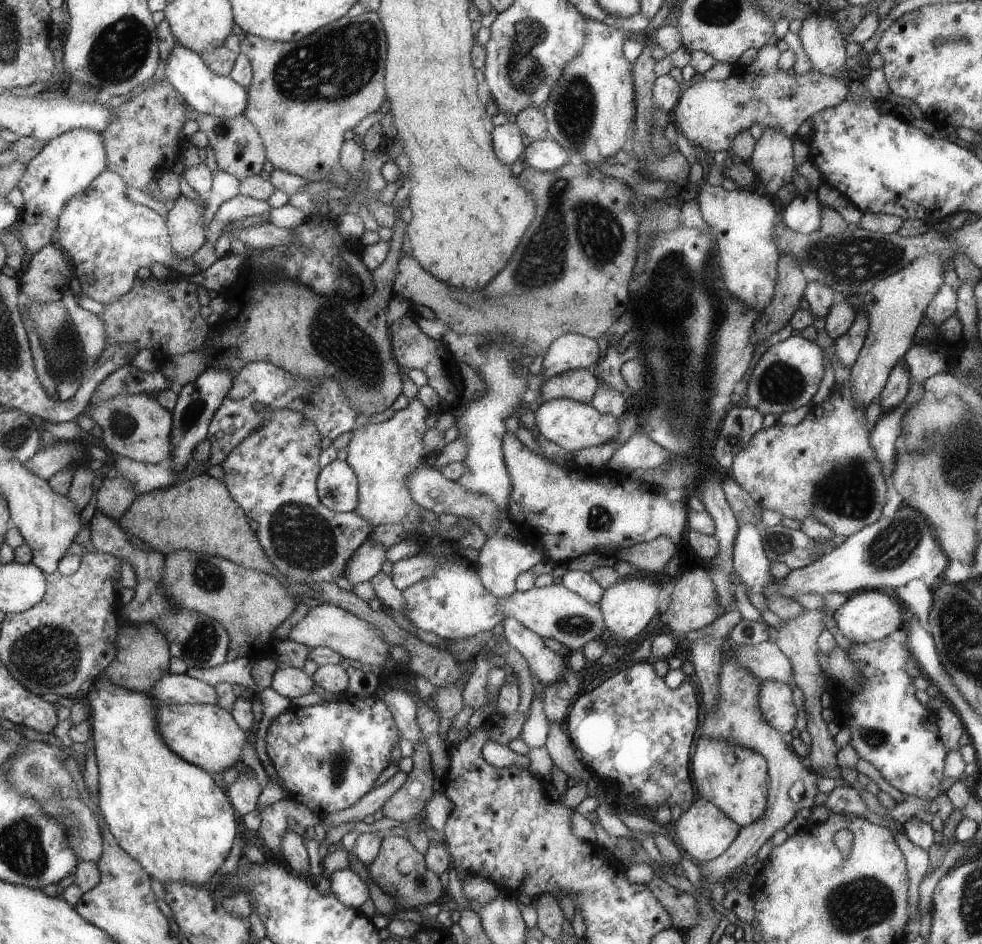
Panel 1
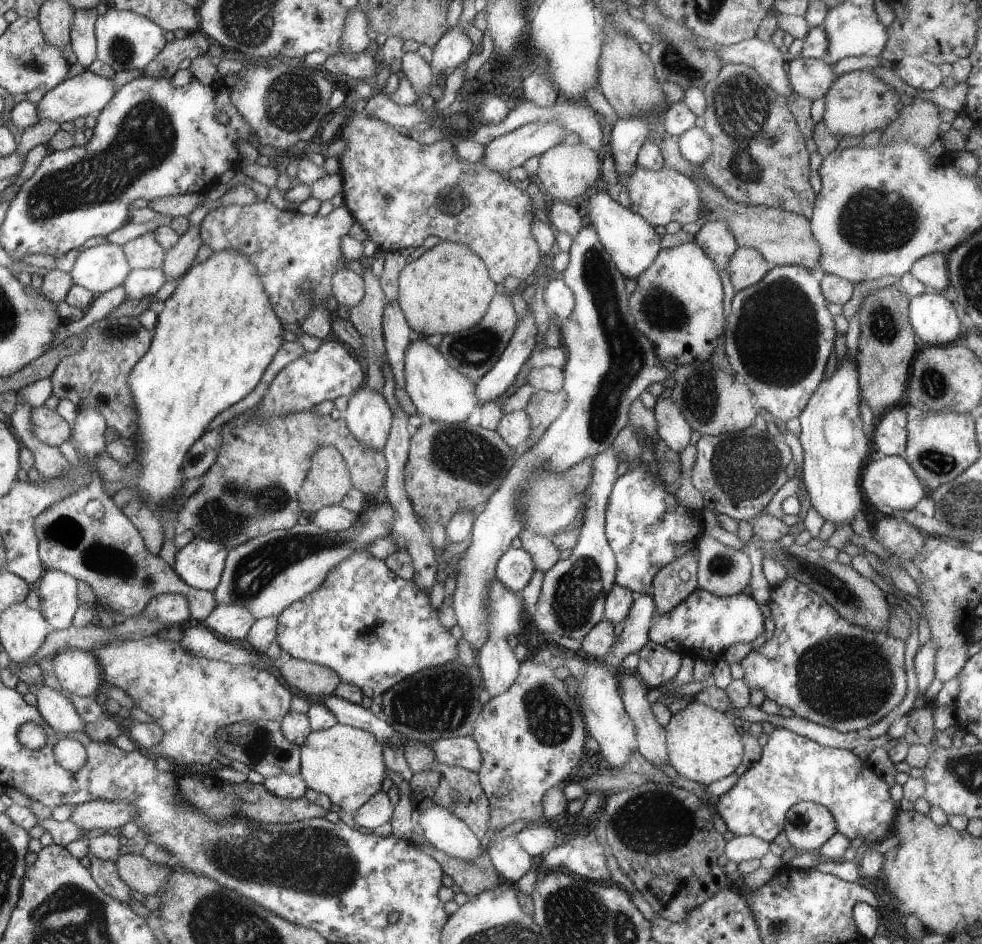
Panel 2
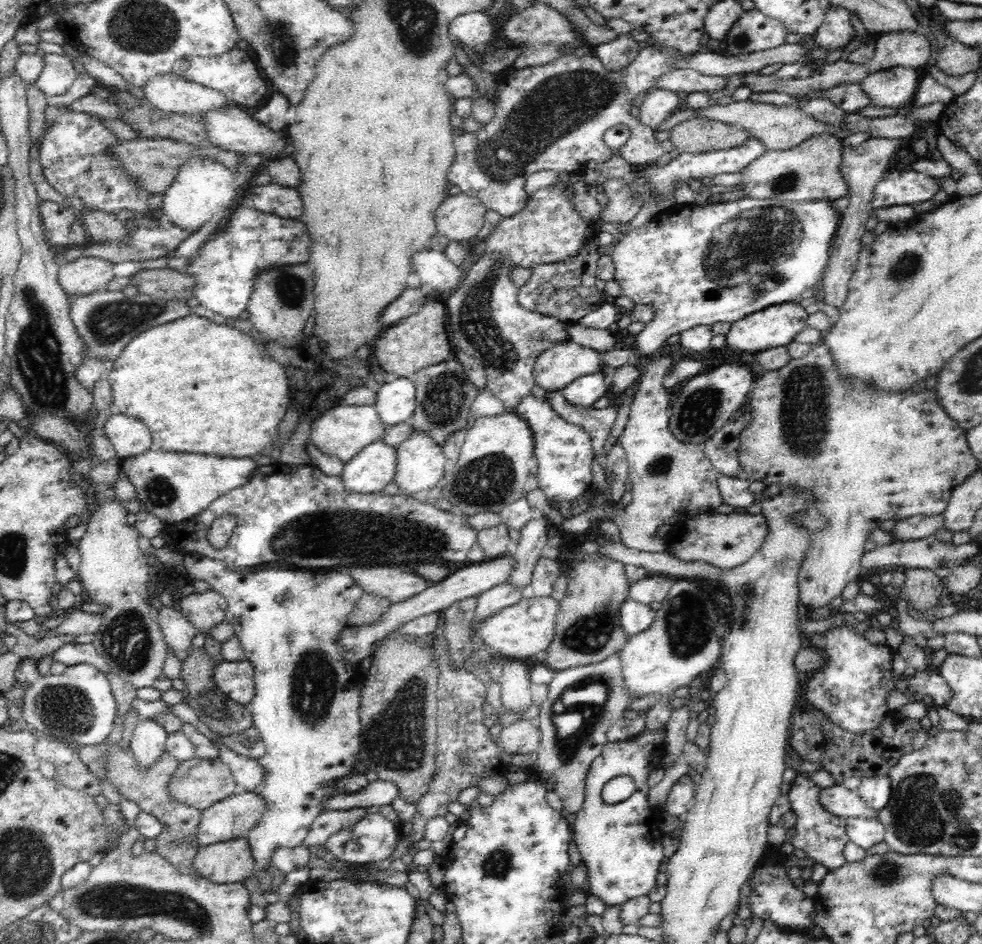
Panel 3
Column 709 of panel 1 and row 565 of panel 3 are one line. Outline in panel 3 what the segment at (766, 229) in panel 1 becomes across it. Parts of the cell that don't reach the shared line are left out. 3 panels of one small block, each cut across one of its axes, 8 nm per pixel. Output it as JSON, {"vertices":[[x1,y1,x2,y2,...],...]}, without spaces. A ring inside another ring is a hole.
{"vertices":[[195,552,185,555,183,565,191,579,206,581,212,591,218,592,226,600,228,608,225,620,232,623,234,635,242,643,245,659,250,661,254,667,255,694,249,706,252,711,253,727,260,733,260,737,262,737,262,741,266,745,266,752,260,758,257,758,257,762,261,764,261,780,250,789,257,798,261,799,261,802,265,803,265,808,262,809,261,816,258,817,257,821,247,830,244,836,252,851,254,874,251,875,254,878,258,872,268,872,275,851,278,851,280,848,296,848,302,845,302,841,308,834,314,820,318,818,320,813,326,810,322,808,322,804,327,799,332,799,340,792,343,792,343,779,348,779,354,775,362,775,362,772,356,772,352,769,352,764,356,764,361,760,360,689,358,689,358,681,361,677,356,674,355,665,346,660,339,651,337,638,349,626,347,623,349,612,352,612,354,606,365,594,365,591,359,584,356,584,351,573,341,572,340,570,312,572,302,569,282,568,279,570,274,568,269,572,239,574,237,571,228,569,228,566,224,562,208,558,207,556,200,556]]}

